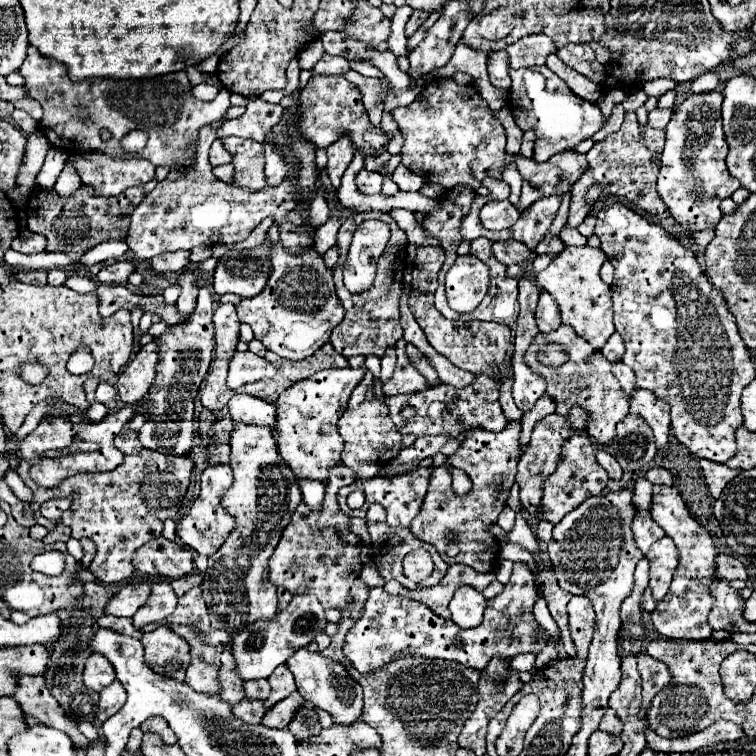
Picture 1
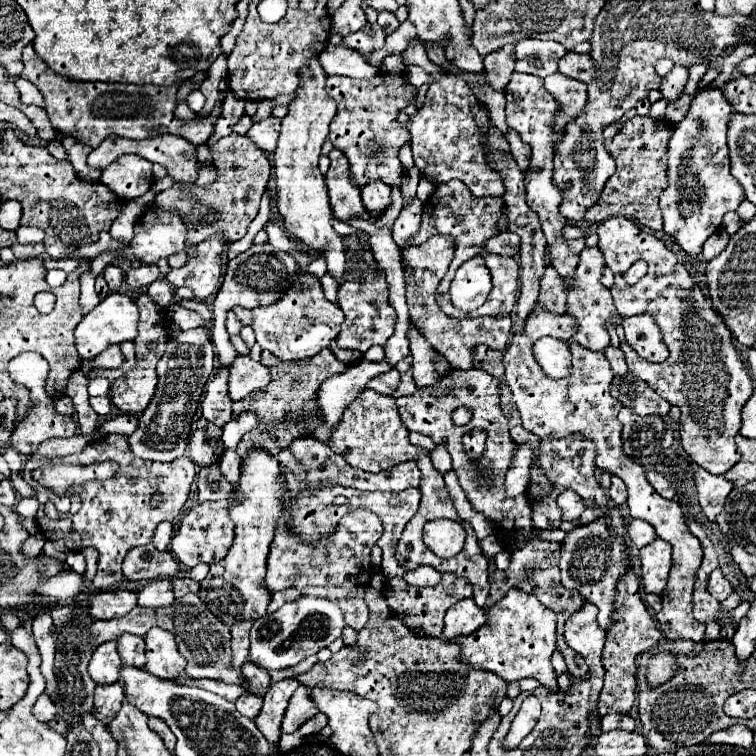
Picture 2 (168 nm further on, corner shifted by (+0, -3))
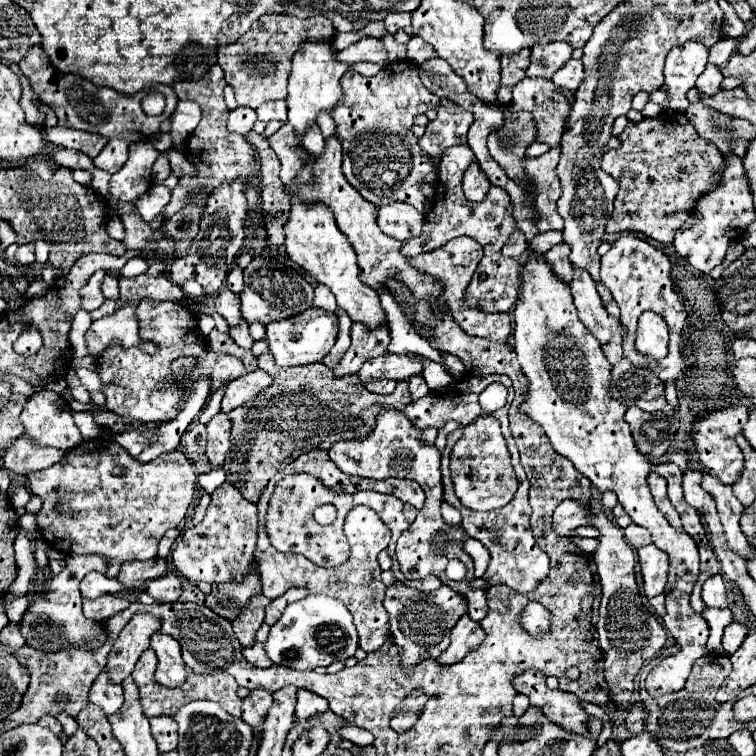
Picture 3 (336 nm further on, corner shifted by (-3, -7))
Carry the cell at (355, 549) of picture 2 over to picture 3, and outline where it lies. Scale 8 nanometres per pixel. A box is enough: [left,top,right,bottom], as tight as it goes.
[255,507,391,651]

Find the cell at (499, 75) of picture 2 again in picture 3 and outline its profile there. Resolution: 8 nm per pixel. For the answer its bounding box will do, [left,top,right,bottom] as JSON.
[501,49,529,87]

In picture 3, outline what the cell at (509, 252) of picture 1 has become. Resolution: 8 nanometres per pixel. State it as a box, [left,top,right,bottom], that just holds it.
[501,229,527,259]

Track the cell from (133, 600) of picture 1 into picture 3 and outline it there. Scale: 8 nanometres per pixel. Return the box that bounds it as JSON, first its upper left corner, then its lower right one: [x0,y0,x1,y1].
[83,595,131,621]

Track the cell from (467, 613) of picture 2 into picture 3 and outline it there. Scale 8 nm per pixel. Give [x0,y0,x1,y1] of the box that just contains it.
[437,613,485,665]

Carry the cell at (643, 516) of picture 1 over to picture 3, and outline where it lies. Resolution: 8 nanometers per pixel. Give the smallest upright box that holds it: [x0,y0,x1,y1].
[625,523,653,549]

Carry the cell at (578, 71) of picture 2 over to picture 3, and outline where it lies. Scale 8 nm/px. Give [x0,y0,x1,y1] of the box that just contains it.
[551,59,583,91]

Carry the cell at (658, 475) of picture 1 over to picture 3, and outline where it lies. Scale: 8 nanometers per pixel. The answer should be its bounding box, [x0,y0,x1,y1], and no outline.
[647,473,681,531]

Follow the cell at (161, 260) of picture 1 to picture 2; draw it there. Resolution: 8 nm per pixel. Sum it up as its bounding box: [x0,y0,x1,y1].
[124,265,160,287]

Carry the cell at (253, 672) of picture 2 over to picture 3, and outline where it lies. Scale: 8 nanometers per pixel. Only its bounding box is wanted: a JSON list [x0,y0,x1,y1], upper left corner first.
[243,643,273,669]

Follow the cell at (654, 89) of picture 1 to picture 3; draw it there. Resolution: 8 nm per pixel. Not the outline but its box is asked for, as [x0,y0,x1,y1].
[709,37,741,67]

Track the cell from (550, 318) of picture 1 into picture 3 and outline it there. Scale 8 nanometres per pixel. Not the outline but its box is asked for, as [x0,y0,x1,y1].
[545,243,573,283]

